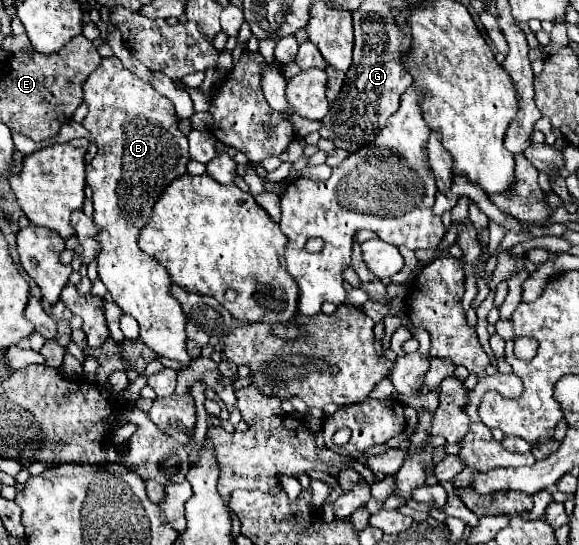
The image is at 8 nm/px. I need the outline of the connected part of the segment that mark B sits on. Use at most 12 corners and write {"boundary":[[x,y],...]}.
{"boundary":[[104,58],[84,84],[98,276],[190,364],[170,274],[138,246],[186,174],[174,104]]}

